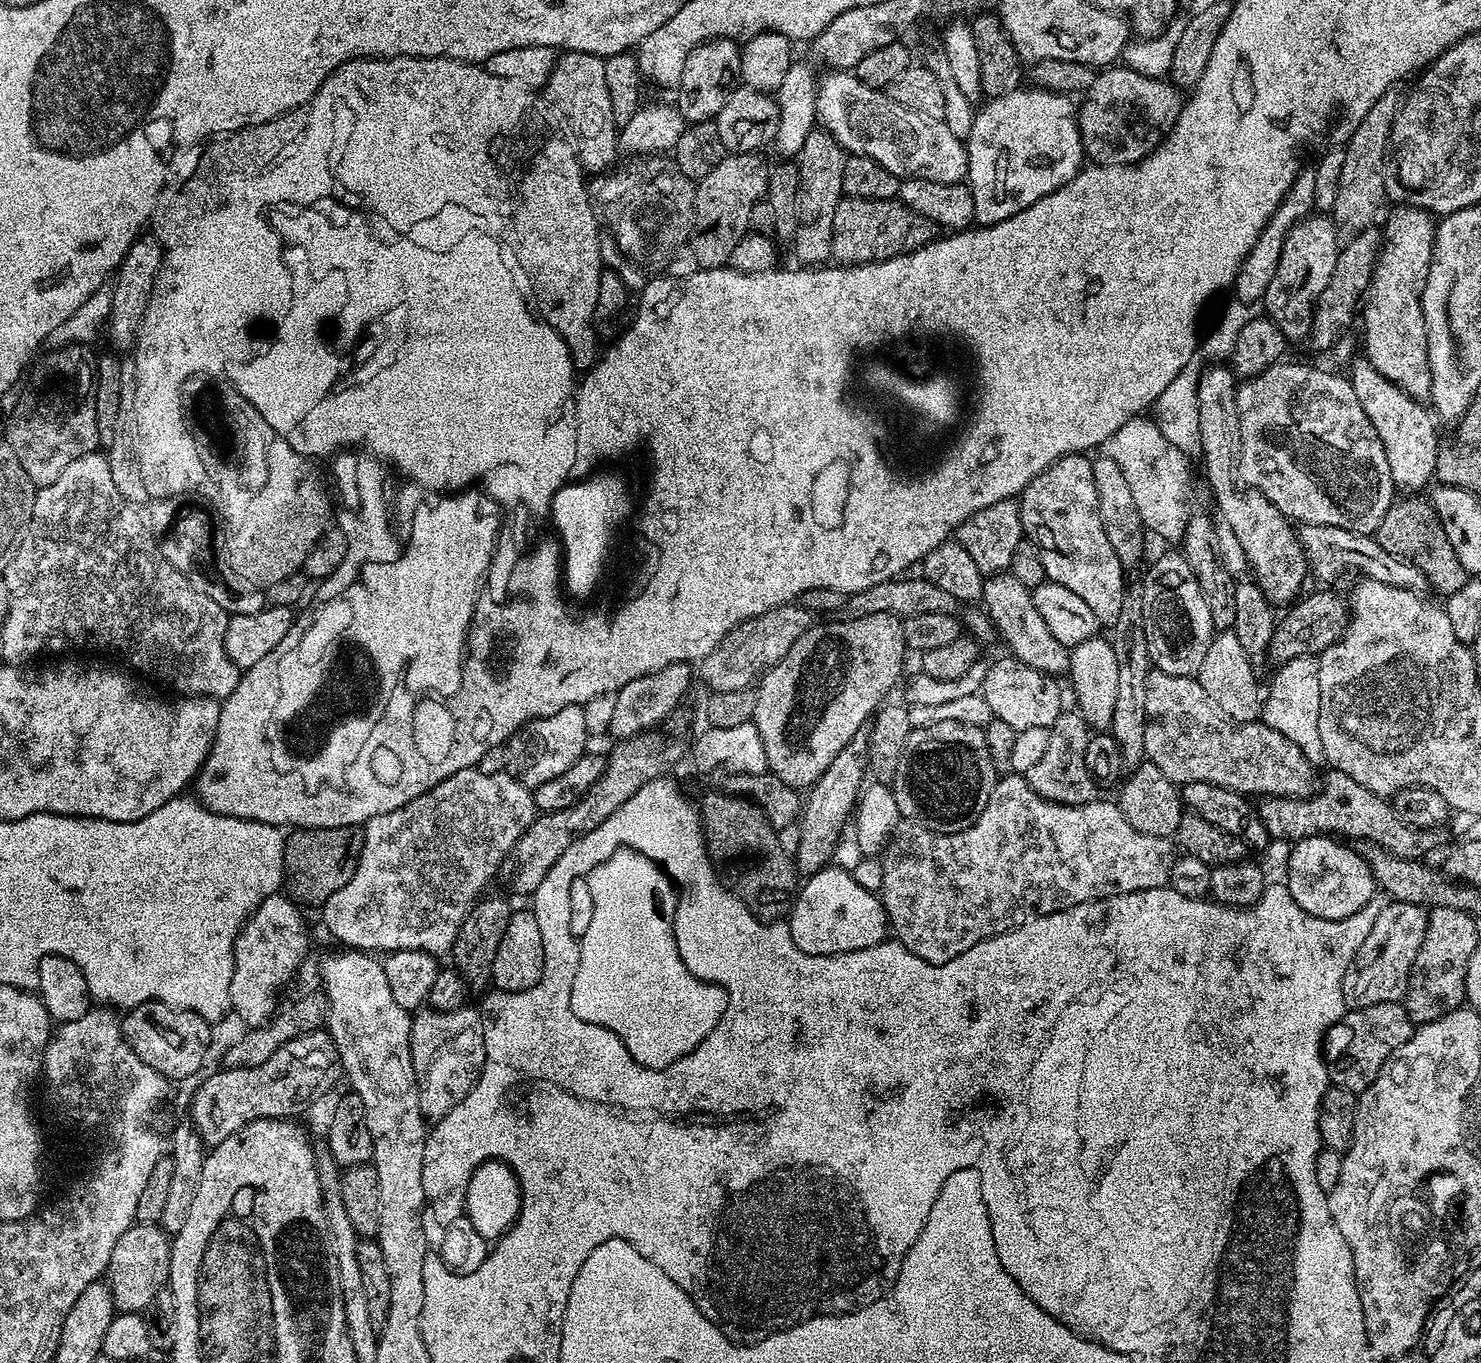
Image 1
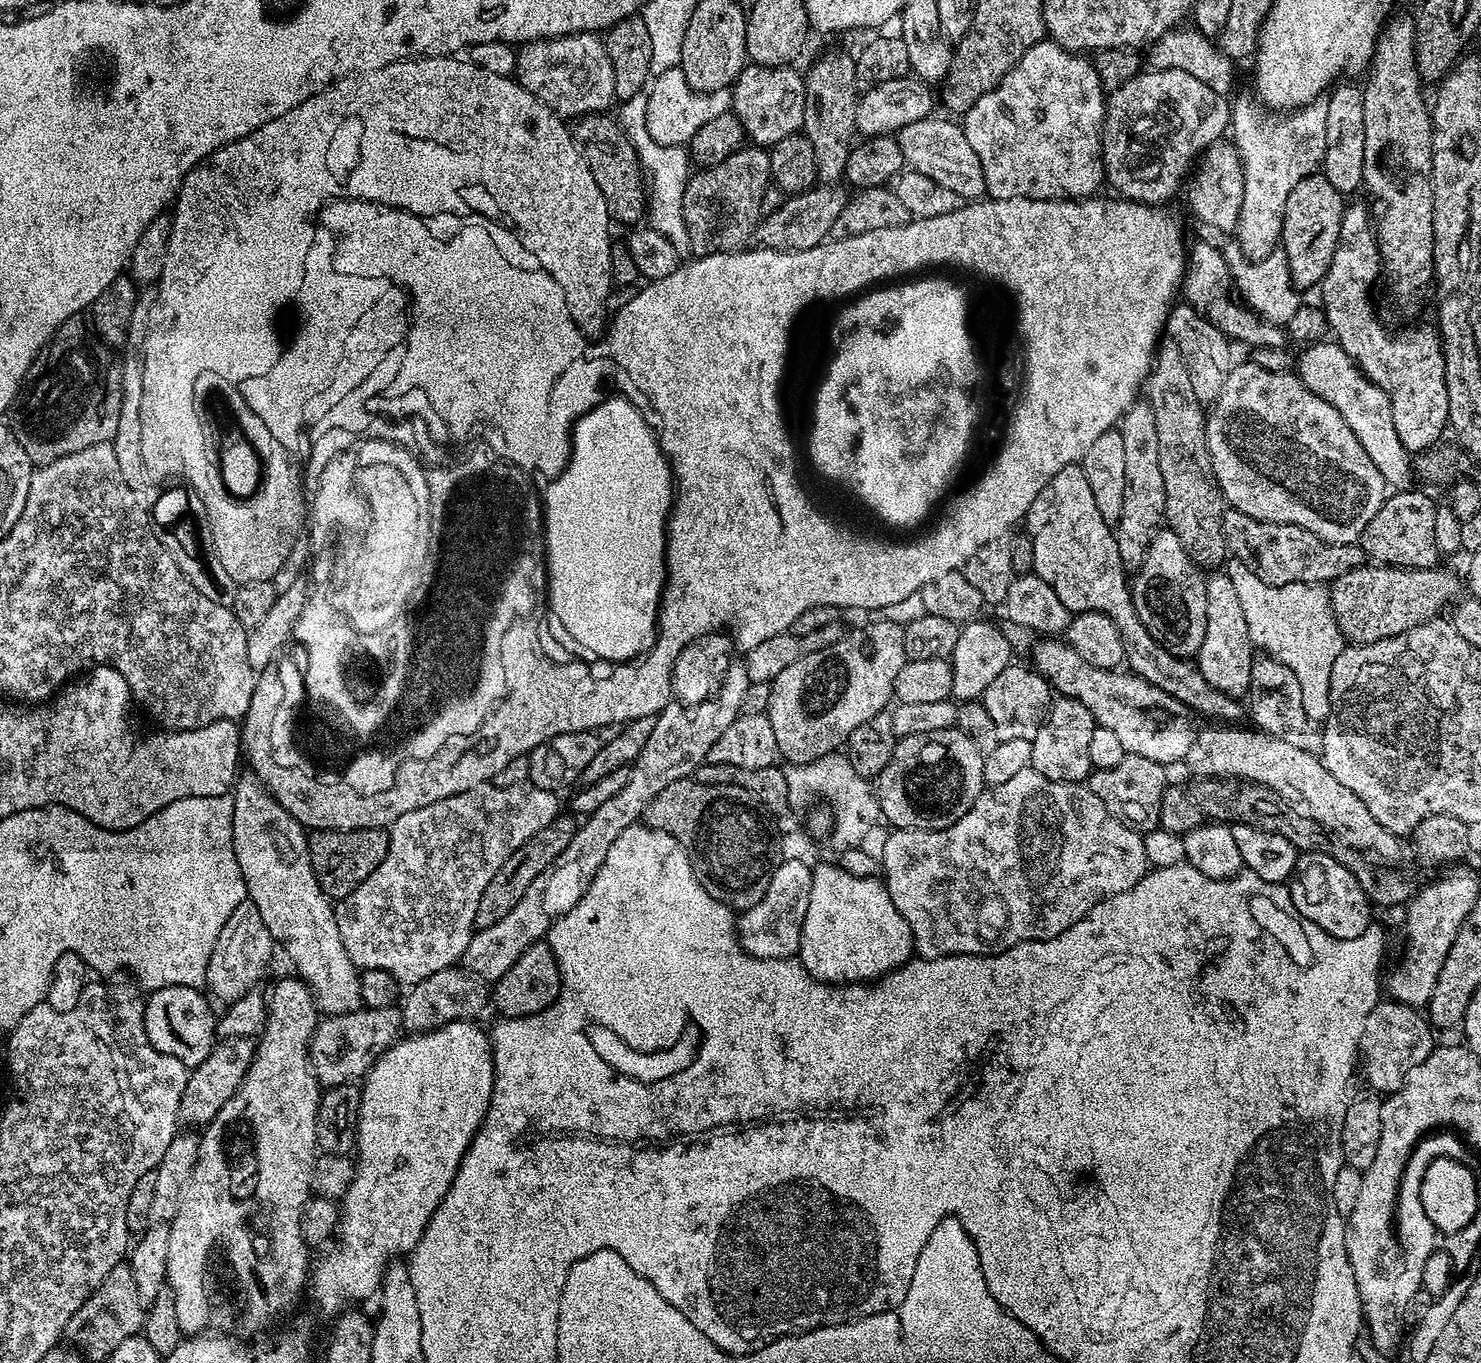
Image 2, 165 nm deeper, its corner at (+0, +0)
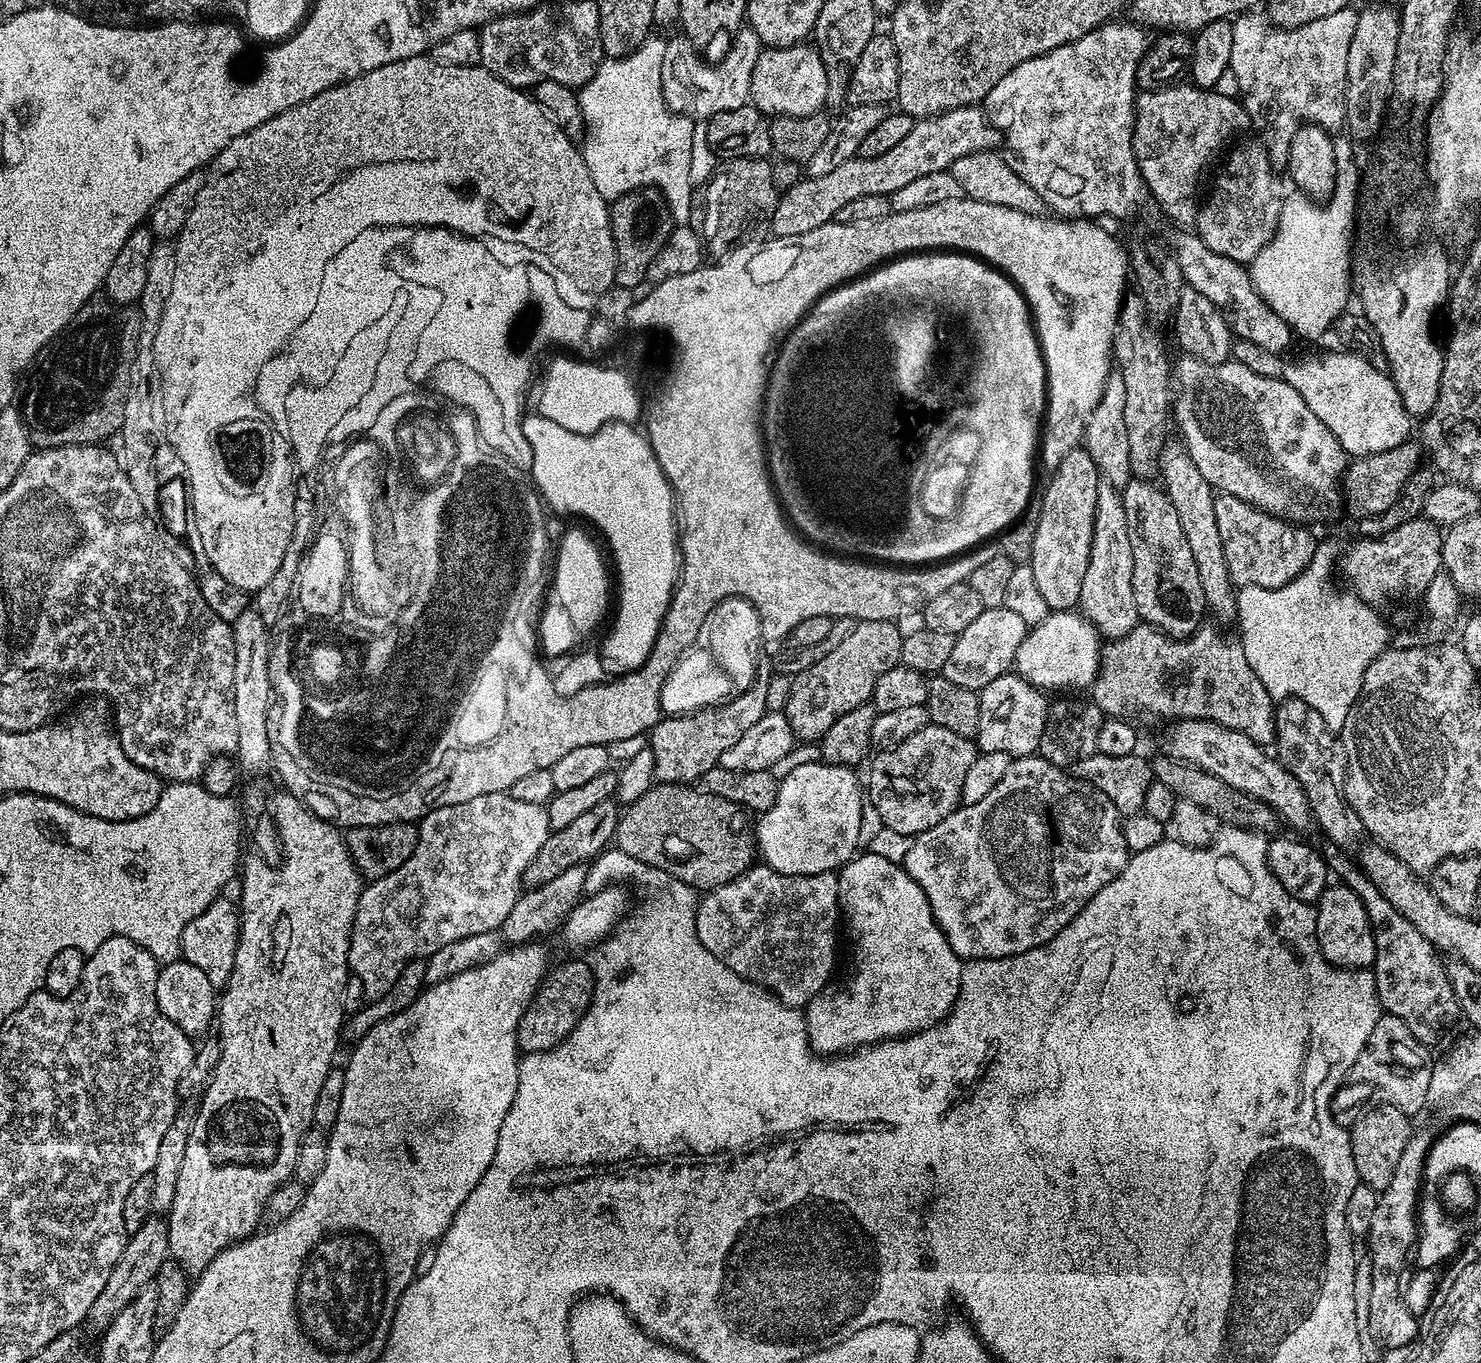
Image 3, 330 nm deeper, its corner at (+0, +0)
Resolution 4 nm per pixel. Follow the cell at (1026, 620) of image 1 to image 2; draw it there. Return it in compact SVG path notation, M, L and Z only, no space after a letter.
M1060 638L1041 639L1032 648L1030 659L1032 659L1030 660L1031 667L1035 668L1037 674L1044 677L1059 695L1069 696L1082 702L1082 706L1086 706L1086 710L1090 710L1090 714L1094 714L1097 725L1106 727L1107 730L1115 733L1128 754L1142 755L1143 758L1153 759L1154 762L1165 766L1172 766L1179 760L1187 761L1189 759L1198 732L1197 729L1192 729L1191 718L1193 719L1193 717L1190 715L1190 709L1182 702L1178 702L1178 698L1170 698L1170 694L1166 694L1166 690L1158 690L1158 686L1146 682L1131 670L1090 666L1090 662L1086 662L1086 658L1082 658L1082 654L1078 654L1072 649L1071 644Z

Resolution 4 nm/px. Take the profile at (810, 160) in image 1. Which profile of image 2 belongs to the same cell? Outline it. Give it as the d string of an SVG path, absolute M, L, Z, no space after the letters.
M824 52L812 64L812 69L804 76L806 110L802 135L810 142L814 150L816 179L820 184L834 184L843 177L846 170L846 158L854 143L856 130L856 101L858 89L853 53Z

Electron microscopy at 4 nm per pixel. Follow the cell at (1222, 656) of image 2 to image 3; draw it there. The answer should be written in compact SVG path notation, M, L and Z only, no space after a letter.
M1165 439L1160 446L1159 479L1164 492L1170 498L1174 510L1178 514L1178 523L1186 534L1186 542L1190 542L1190 550L1194 554L1194 563L1198 566L1198 579L1202 581L1204 603L1210 616L1221 625L1236 620L1237 589L1230 578L1230 570L1226 566L1226 554L1222 551L1222 538L1218 534L1218 522L1214 518L1214 502L1217 493L1202 478L1198 466L1190 458L1187 448L1179 439Z

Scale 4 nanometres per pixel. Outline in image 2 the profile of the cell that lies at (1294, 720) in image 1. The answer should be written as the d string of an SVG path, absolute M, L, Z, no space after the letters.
M1235 558L1227 561L1226 571L1230 582L1234 582L1238 602L1242 602L1242 614L1246 614L1246 626L1253 645L1261 653L1285 664L1296 675L1298 686L1302 686L1302 702L1309 718L1314 722L1327 720L1330 670L1338 654L1346 647L1344 635L1338 630L1332 613L1328 592L1318 584L1270 586Z

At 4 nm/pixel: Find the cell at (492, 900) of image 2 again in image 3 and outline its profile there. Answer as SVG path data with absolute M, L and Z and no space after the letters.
M611 798L600 802L598 806L591 807L586 814L579 815L565 829L549 832L546 842L542 842L542 850L538 850L534 862L530 862L530 866L526 866L522 881L523 887L525 889L537 888L550 882L550 878L558 878L558 874L563 874L565 870L570 870L579 864L587 865L595 860L613 843L621 811L621 805Z

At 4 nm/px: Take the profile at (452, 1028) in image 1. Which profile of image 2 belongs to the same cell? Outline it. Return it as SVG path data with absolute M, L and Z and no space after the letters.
M453 966L447 968L446 970L438 970L438 974L430 974L430 978L422 978L422 982L418 982L417 984L411 985L407 989L408 992L404 996L404 1004L401 1003L399 1005L399 1010L401 1012L401 1018L403 1020L403 1027L407 1029L409 1033L419 1034L421 1032L430 1032L433 1028L441 1028L444 1024L449 1024L450 1022L458 1022L459 1020L470 1020L475 1021L477 1019L476 1015L479 1014L480 1011L483 1010L484 1007L489 1007L490 1004L490 984L489 981L483 980L481 976L475 976L473 972L468 972L462 966Z

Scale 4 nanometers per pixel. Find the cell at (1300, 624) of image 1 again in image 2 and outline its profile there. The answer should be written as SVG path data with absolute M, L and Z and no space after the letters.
M1365 566L1350 570L1331 581L1328 600L1332 603L1336 625L1344 635L1345 641L1355 646L1400 638L1414 626L1437 619L1443 613L1440 611L1448 603L1451 605L1461 595L1459 592L1462 592L1461 577L1459 580L1454 573L1443 572L1442 569L1440 566L1434 568Z

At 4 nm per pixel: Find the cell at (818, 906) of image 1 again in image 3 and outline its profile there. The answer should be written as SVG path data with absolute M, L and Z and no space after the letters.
M869 850L863 854L854 855L838 872L842 924L848 927L848 936L852 939L852 969L840 981L837 979L822 989L807 1004L804 1012L813 1053L824 1058L875 1046L883 1040L899 1040L933 1028L948 1017L960 993L964 964L960 956L954 954L946 934L942 934L922 886L910 878L903 866Z

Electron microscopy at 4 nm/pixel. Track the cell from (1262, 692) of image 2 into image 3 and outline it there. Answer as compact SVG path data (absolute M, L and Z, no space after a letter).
M1284 702L1275 709L1276 718L1276 738L1275 743L1280 744L1278 759L1287 768L1288 772L1294 776L1306 792L1306 798L1312 807L1312 819L1315 827L1321 828L1327 839L1341 846L1349 846L1362 836L1364 827L1354 809L1348 807L1348 801L1344 798L1344 778L1348 775L1348 759L1344 753L1343 743L1338 739L1337 733L1332 732L1326 722L1322 722L1322 714L1305 710L1299 703Z

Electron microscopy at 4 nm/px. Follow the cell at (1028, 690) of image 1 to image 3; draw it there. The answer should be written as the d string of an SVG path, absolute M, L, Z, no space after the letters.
M1005 674L979 689L979 694L982 715L978 717L978 734L974 739L980 752L997 751L1011 758L1039 753L1050 707L1049 697L1041 689L1019 674Z

